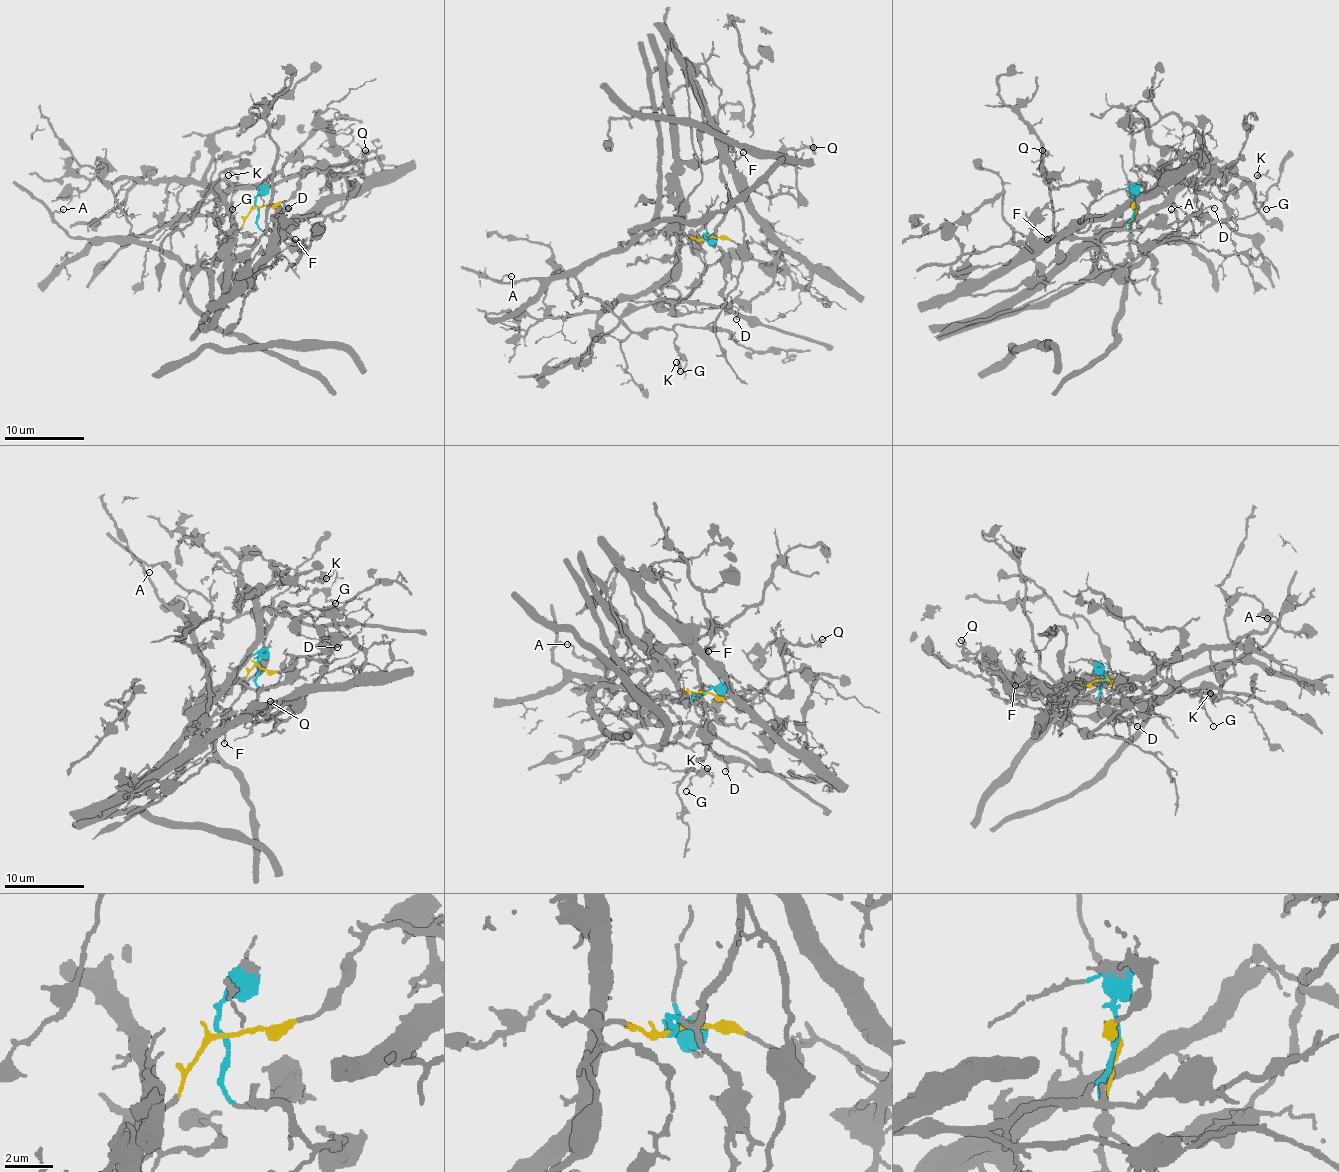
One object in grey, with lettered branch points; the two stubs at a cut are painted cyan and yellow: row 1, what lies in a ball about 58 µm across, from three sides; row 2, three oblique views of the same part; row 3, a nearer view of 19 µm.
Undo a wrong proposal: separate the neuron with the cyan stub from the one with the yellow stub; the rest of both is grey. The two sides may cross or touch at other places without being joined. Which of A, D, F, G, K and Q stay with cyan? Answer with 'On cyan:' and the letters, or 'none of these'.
On cyan: D, F, Q

